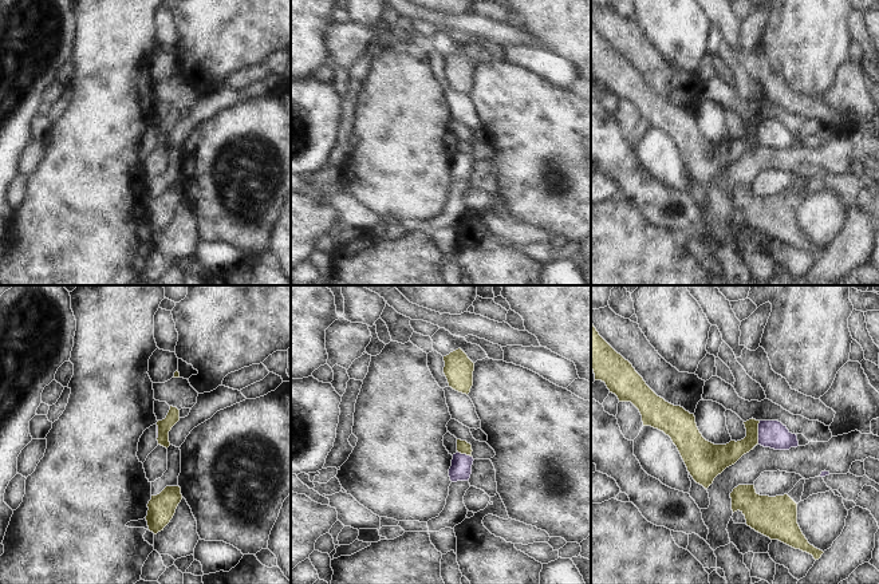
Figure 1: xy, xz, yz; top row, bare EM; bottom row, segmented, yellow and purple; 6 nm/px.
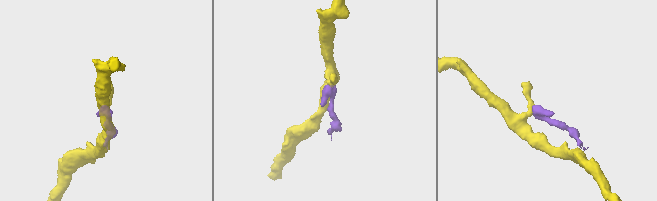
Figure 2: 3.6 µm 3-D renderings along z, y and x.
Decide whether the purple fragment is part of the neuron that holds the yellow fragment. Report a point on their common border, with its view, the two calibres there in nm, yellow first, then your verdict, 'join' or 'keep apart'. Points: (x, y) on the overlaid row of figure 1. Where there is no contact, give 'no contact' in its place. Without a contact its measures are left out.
yz (757, 433) | 140/170 nm | keep apart

